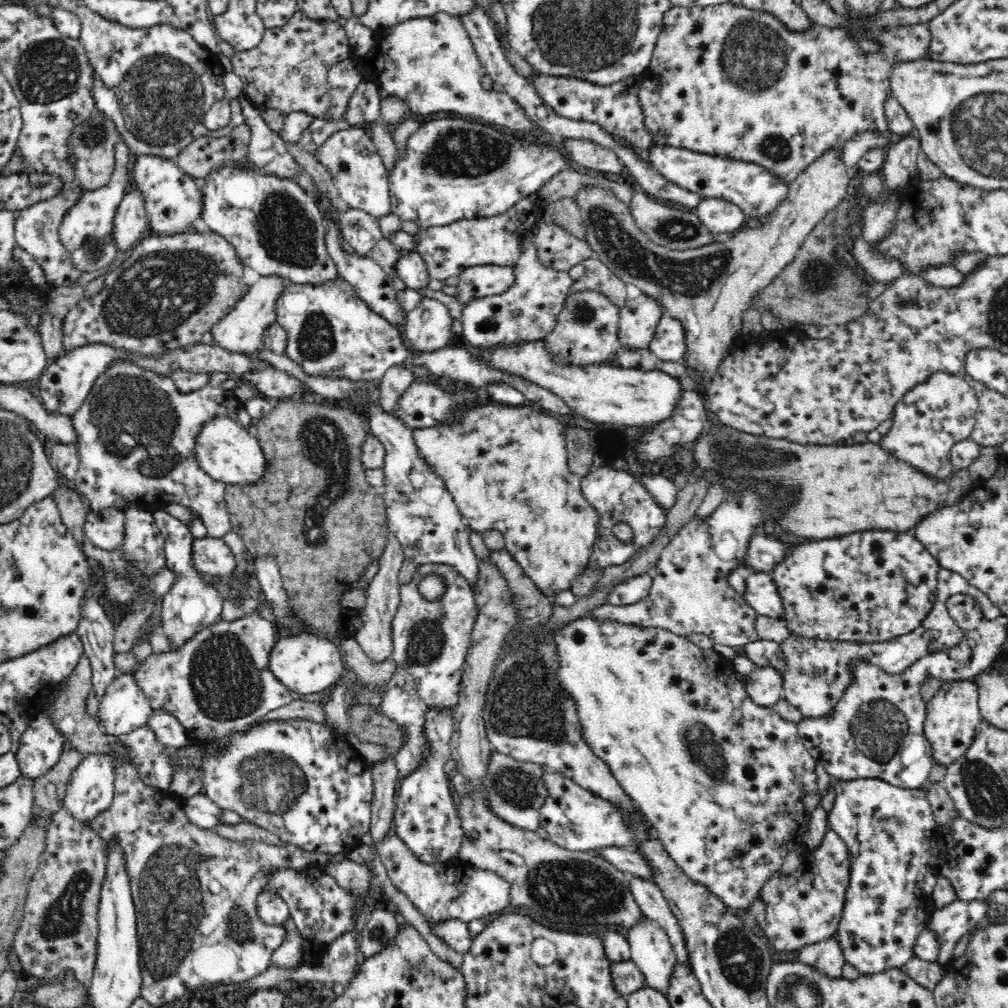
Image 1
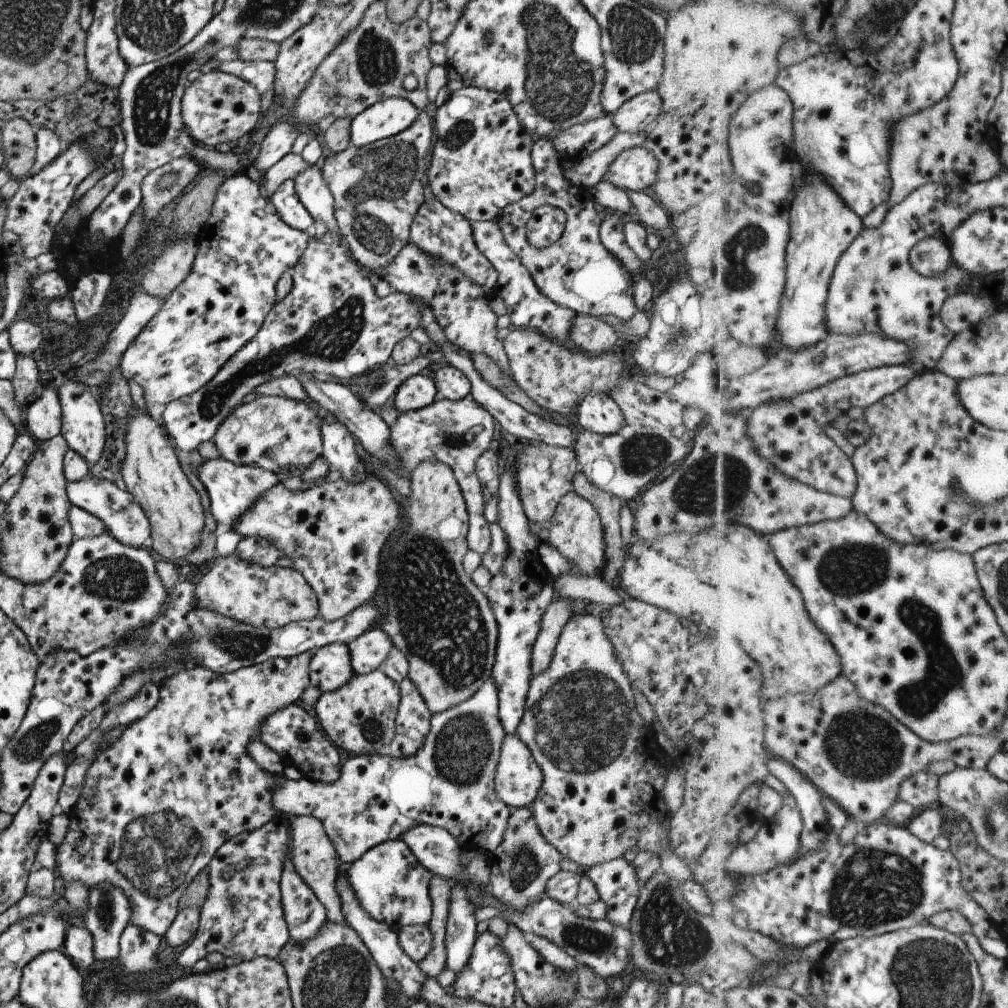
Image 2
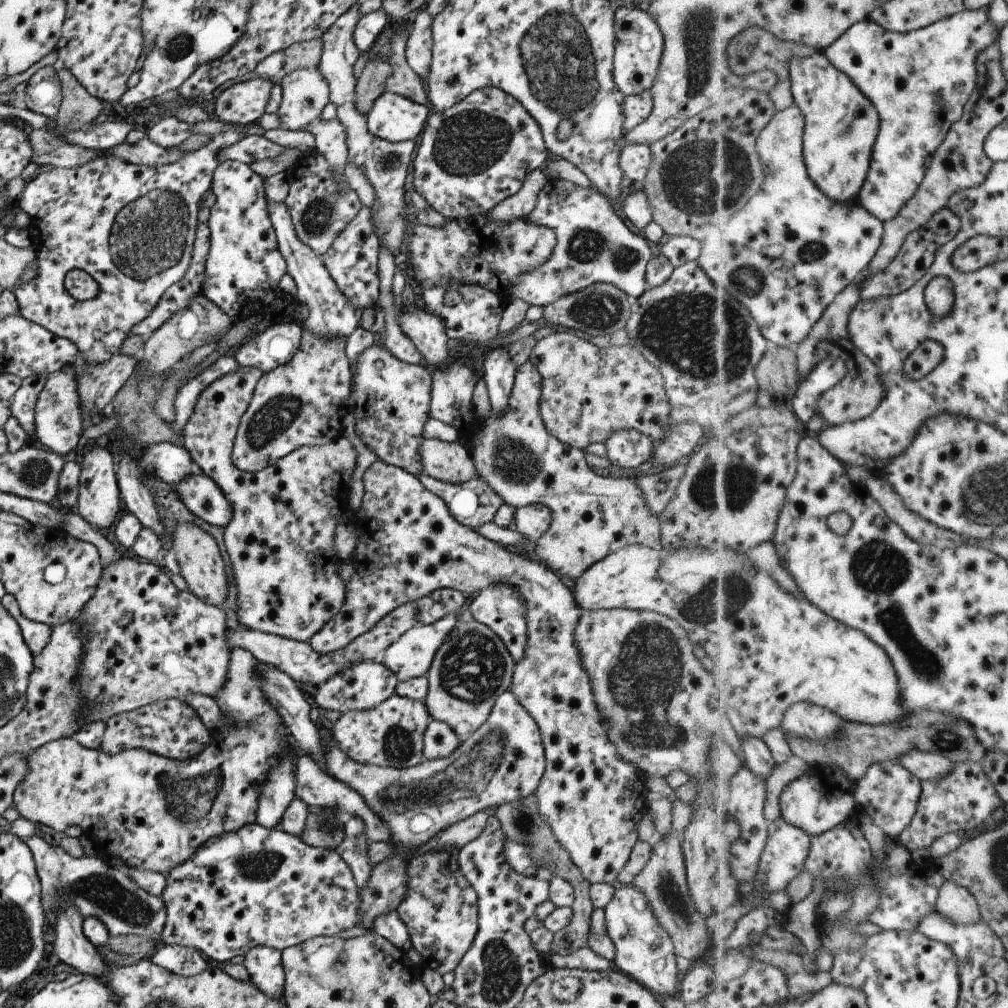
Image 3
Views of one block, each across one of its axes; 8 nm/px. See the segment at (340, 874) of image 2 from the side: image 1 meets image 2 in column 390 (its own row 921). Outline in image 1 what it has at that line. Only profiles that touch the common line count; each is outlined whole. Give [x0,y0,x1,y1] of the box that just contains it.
[927,899,990,967]

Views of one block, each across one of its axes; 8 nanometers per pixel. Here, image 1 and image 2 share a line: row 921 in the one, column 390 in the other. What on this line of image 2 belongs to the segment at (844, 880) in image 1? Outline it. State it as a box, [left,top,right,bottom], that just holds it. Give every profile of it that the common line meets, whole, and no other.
[271,677,511,864]

